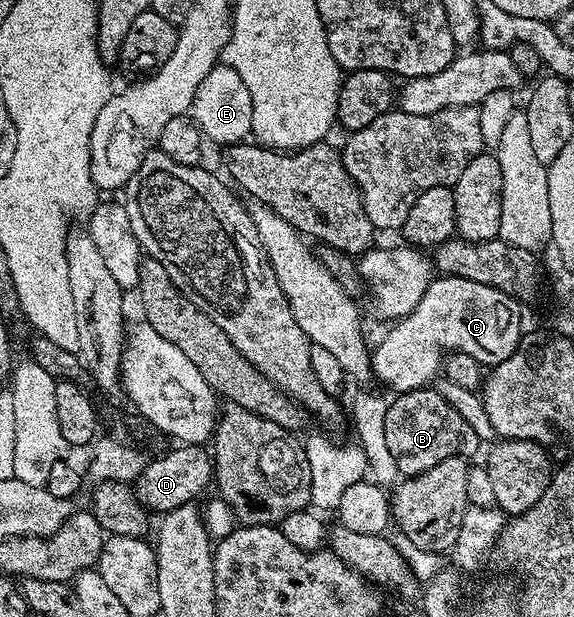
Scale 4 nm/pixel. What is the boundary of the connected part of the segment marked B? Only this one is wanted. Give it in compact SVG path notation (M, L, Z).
M435 388L411 390L396 394L387 403L387 447L396 457L401 475L415 476L434 468L447 458L472 456L482 446L479 436L466 424L466 420Z

